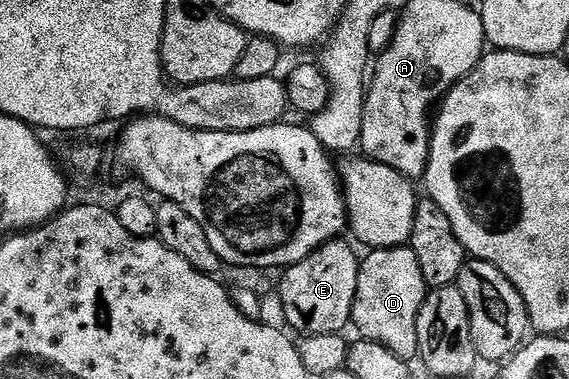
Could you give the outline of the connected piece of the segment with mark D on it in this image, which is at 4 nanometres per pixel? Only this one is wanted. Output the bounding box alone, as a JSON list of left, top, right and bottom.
[353,246,428,362]

